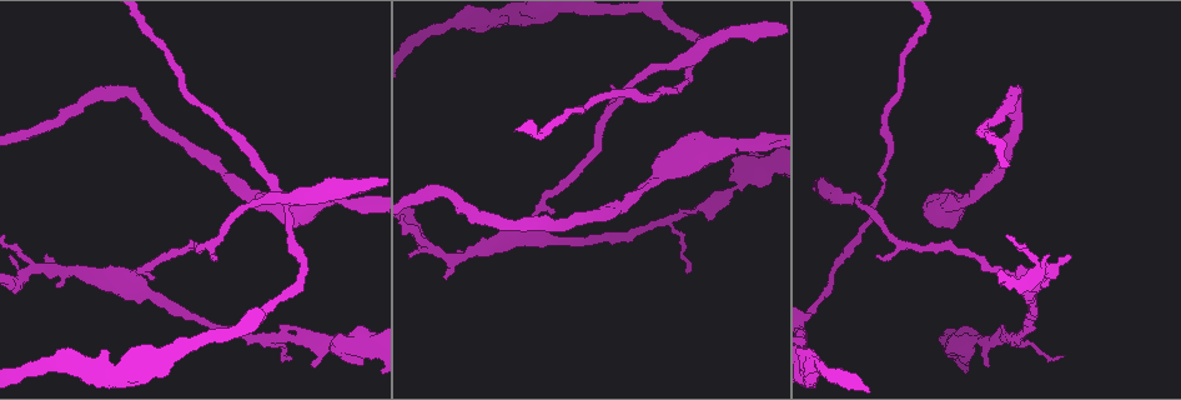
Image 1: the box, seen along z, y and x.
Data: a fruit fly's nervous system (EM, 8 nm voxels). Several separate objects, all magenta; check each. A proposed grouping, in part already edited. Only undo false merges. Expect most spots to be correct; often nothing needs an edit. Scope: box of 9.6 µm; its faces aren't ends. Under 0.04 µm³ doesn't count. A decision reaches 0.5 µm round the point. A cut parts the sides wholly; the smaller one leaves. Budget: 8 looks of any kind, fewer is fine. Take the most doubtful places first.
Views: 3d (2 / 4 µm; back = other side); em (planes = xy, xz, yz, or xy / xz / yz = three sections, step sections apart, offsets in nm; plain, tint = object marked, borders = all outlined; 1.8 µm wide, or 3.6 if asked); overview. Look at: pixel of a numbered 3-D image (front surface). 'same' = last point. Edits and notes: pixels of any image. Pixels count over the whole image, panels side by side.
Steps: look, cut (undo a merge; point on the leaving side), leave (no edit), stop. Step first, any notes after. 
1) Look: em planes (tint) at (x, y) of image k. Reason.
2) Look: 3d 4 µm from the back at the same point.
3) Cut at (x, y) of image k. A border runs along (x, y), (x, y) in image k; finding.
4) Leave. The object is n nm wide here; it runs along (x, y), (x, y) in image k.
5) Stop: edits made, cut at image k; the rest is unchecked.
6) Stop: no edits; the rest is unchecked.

Look: em 3.6 µm planes (plain) at (686, 167) of image 1. Thick turns thin.

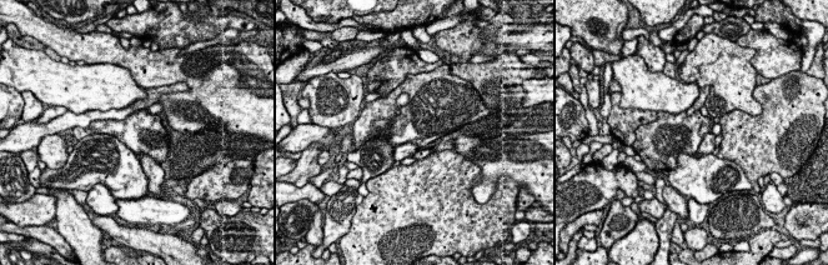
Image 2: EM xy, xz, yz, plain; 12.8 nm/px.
Look: em 3.6 µm planes (tint) at the same point. With the object marked.

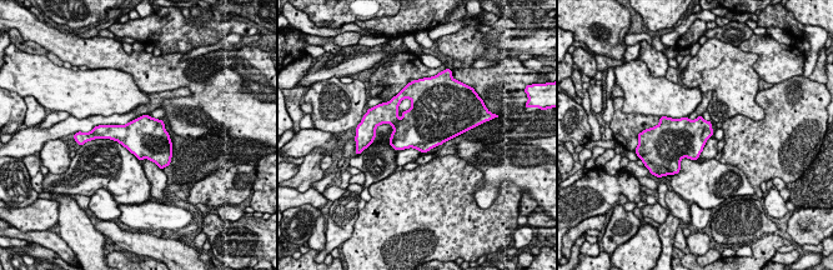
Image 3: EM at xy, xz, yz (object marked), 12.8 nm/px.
Leave. One neuron here.

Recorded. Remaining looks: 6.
Look: 3d 4 µm at (982, 340) of image 1. A narrow waist.

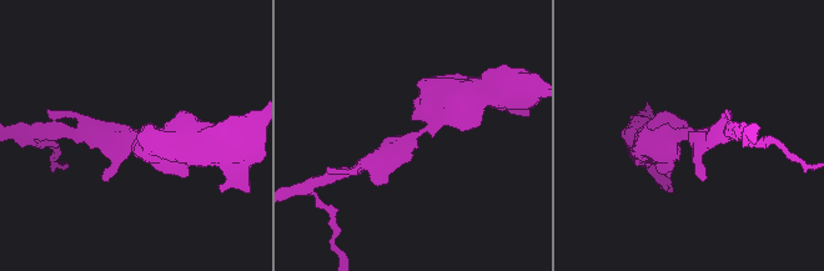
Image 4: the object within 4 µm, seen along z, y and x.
Look: em planes (tint) at (415, 135) of image 4. Need the tissue.

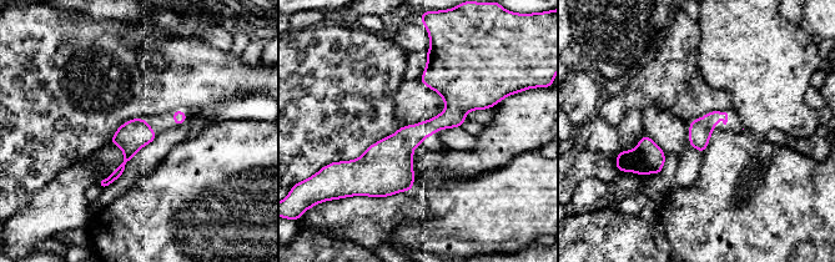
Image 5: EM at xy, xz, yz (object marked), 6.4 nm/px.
Leave. It runs along (432, 59), (451, 110), (376, 194) in image 5; continuous, no second neuron.

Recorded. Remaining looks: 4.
Look: em 3.6 µm xy step 16 (borders) at (534, 236) of image 1. Calibre changes.

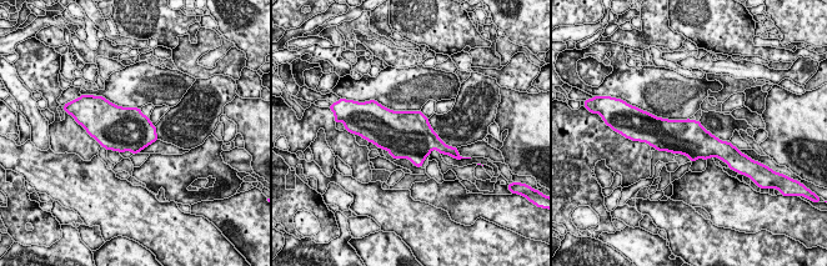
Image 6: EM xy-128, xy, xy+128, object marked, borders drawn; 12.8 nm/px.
Leave. The object is 460 nm wide here; continuous, no second neuron.

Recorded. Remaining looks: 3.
Look: em planes (plain) at (470, 17) of image 1. Thick turns thin.

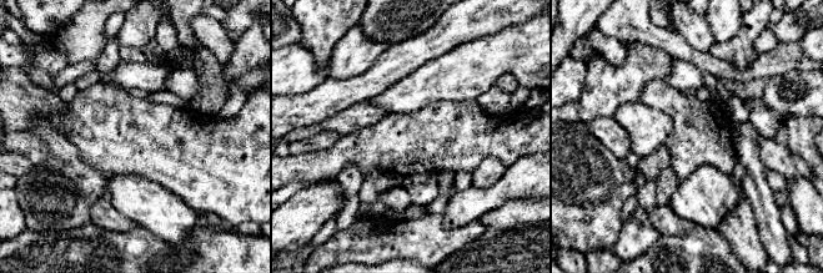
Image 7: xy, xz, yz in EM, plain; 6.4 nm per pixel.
Look: em planes (tint) at the same point. With the object marked.

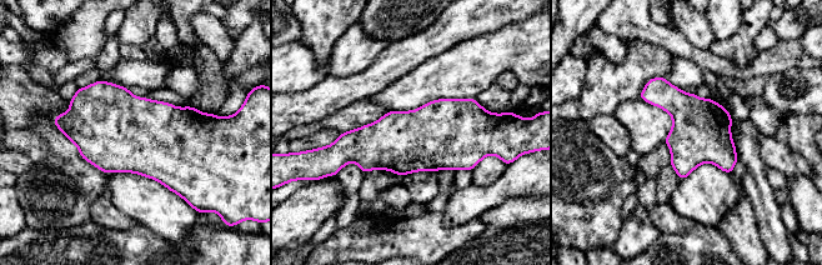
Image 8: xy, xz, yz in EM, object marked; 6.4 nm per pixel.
Leave. Continuous, no second neuron.

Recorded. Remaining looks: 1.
Stop: no edits; the rest is unchecked.

